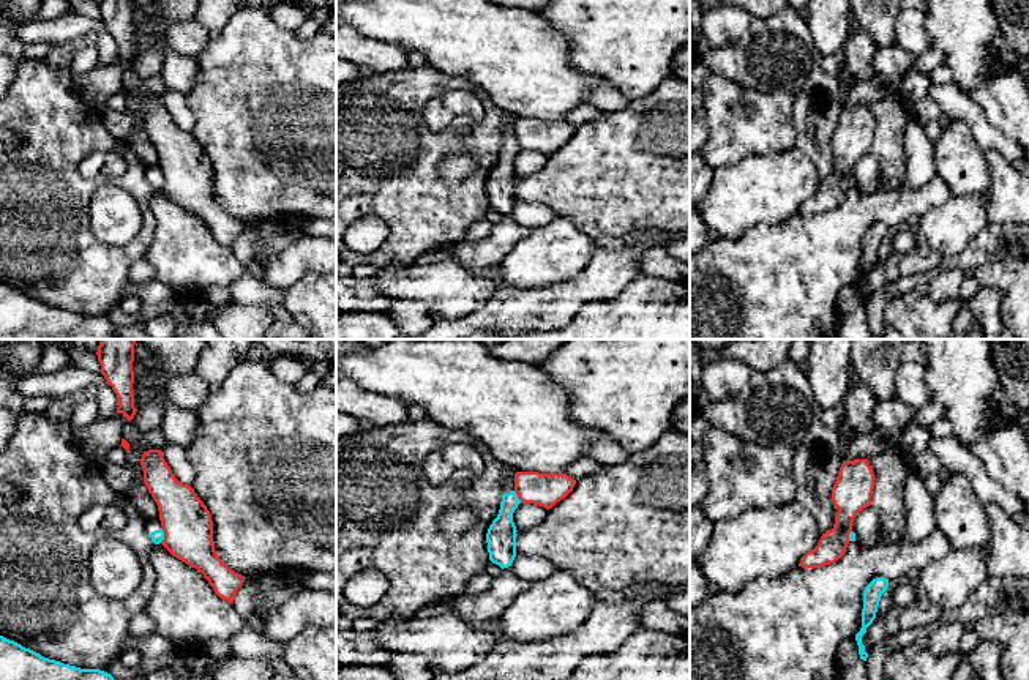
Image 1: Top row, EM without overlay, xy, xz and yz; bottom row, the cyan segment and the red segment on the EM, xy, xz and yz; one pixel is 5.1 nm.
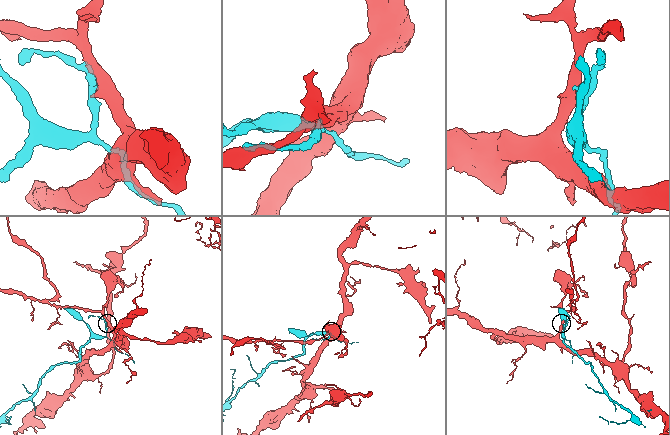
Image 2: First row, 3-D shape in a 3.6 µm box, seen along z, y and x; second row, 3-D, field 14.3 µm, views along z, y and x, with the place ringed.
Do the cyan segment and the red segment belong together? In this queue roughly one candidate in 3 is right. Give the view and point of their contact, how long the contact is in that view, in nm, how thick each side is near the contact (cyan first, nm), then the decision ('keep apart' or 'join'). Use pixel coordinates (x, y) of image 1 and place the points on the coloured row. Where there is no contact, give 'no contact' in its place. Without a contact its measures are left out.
xy (163, 535) | 70 nm | 70/260 nm | keep apart

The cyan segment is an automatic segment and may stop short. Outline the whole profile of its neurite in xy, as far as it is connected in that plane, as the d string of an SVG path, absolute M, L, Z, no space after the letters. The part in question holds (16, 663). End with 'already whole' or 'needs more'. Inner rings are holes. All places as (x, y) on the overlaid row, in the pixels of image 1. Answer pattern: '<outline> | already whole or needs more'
M0 636L0 680L114 680L99 669L80 669Z | already whole

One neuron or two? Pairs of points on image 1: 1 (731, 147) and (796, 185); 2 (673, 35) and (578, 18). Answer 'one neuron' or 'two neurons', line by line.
1: two neurons
2: one neuron

